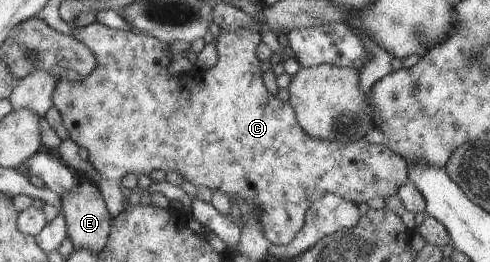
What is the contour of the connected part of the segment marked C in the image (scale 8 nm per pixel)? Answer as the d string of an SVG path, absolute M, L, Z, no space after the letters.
M94 22L88 26L78 27L73 24L71 33L77 41L87 46L92 54L96 57L96 68L91 71L87 77L82 80L59 80L56 83L53 92L54 106L60 111L61 119L65 129L69 132L71 138L79 147L85 147L88 151L88 161L101 174L101 180L97 183L102 191L107 209L110 211L111 221L116 218L123 210L123 194L121 194L121 178L132 171L145 172L150 174L151 171L165 171L166 173L177 172L186 181L195 185L196 188L205 187L205 192L219 189L227 193L229 198L245 199L251 206L260 208L260 225L264 229L264 236L271 244L276 246L292 245L296 240L301 229L304 226L304 217L309 206L319 199L323 194L335 194L340 198L352 201L354 204L365 203L374 197L395 196L398 189L408 179L408 169L405 158L398 153L391 151L382 144L372 144L368 140L361 138L352 142L336 142L335 140L320 140L311 137L300 125L296 118L293 106L286 101L279 100L277 96L271 94L263 84L260 59L257 57L257 45L261 43L261 35L255 28L242 27L238 30L228 32L220 31L216 40L219 61L208 70L195 70L183 72L179 75L169 73L169 64L174 60L171 54L170 45L159 41L154 37L145 35L141 32L131 30L118 30L109 28L104 24Z

